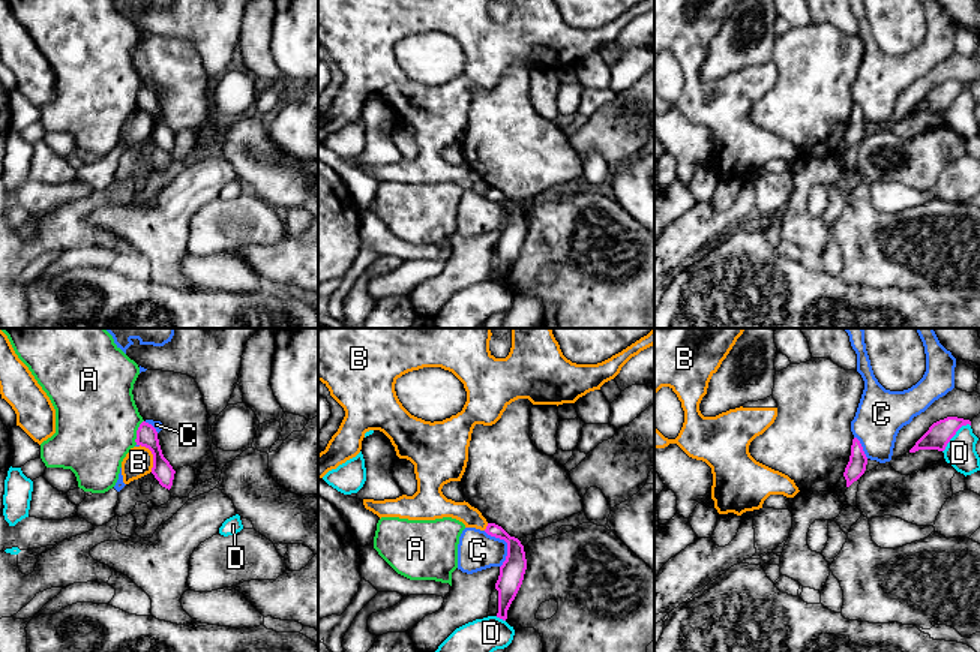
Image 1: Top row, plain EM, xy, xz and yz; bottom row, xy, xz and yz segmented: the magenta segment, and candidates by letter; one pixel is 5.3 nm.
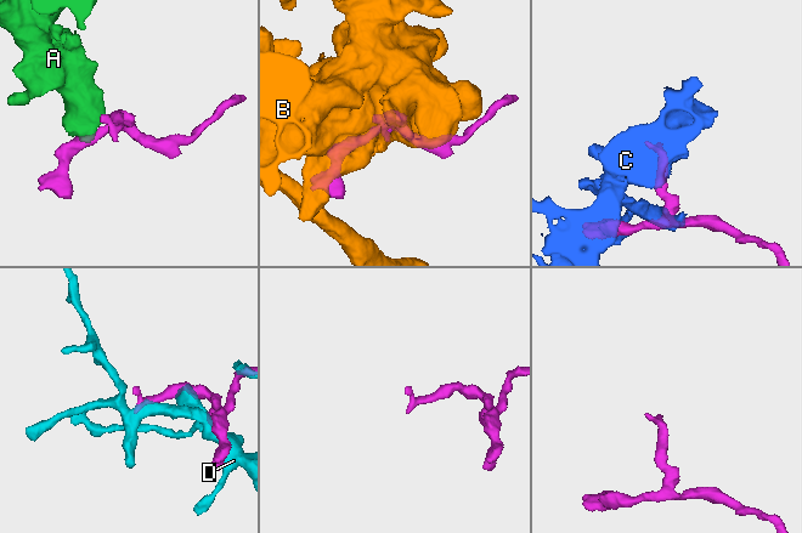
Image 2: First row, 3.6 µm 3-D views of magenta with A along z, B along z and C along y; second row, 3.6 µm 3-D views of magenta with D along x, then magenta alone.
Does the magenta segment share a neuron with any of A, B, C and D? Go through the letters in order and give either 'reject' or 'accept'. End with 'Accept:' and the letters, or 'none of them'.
A: reject
B: reject
C: reject
D: reject
Accept: none of them

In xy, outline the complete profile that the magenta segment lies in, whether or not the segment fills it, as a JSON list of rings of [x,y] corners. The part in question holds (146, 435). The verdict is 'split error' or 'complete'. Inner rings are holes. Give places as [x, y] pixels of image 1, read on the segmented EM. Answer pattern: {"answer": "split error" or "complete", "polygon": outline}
{"answer": "complete", "polygon": [[[143,421],[137,430],[135,442],[137,445],[146,447],[152,451],[153,454],[152,474],[162,487],[170,490],[173,486],[176,471],[162,454],[156,429],[152,424]]]}

